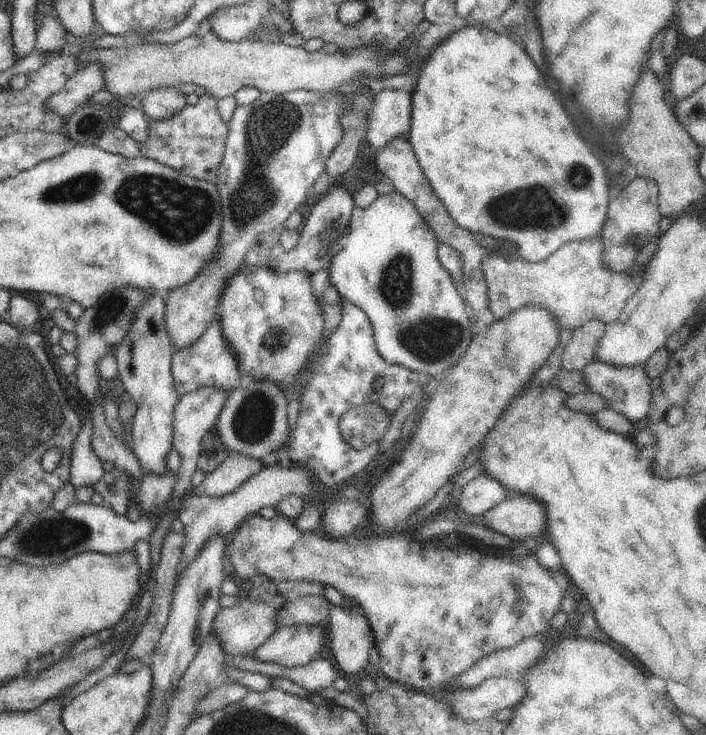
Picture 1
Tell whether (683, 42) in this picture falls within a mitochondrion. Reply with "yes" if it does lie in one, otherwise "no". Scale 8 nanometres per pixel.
no

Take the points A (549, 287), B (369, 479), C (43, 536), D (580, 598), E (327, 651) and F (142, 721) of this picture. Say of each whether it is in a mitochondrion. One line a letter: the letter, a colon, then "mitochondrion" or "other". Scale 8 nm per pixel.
A: other
B: other
C: mitochondrion
D: other
E: other
F: other

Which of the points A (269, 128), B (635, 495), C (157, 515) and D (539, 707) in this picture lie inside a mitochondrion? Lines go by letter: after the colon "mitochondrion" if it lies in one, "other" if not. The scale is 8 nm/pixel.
A: mitochondrion
B: other
C: other
D: other

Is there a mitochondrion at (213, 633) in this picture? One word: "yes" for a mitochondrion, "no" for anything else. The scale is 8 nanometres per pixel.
no

